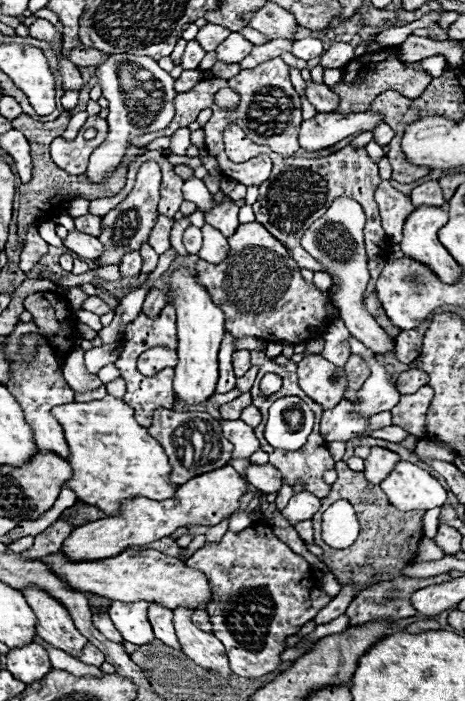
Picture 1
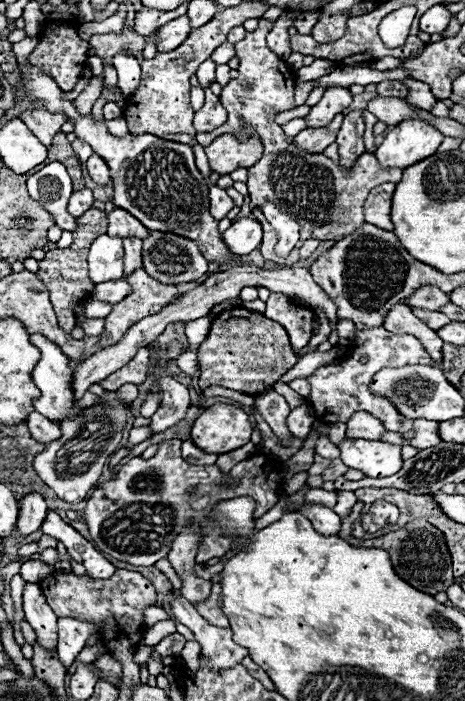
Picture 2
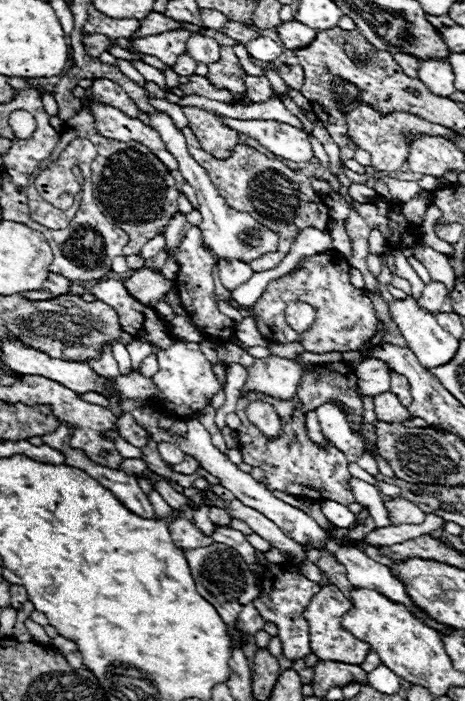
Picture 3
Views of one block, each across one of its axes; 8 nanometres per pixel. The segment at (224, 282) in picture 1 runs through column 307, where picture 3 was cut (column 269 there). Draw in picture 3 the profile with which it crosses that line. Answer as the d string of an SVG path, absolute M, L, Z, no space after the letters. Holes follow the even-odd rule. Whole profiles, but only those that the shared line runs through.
M336 250L306 256L298 262L298 268L294 272L272 280L262 292L262 296L258 298L258 302L246 310L252 314L260 334L268 342L290 344L302 340L304 348L316 354L362 350L362 346L376 334L378 320L376 320L372 300L364 294L364 290L358 290L350 284L348 272L350 266L346 258L340 256L340 252ZM296 300L308 302L316 310L316 320L312 328L308 328L304 334L296 334L284 320L284 308L288 306L288 302L296 302Z

